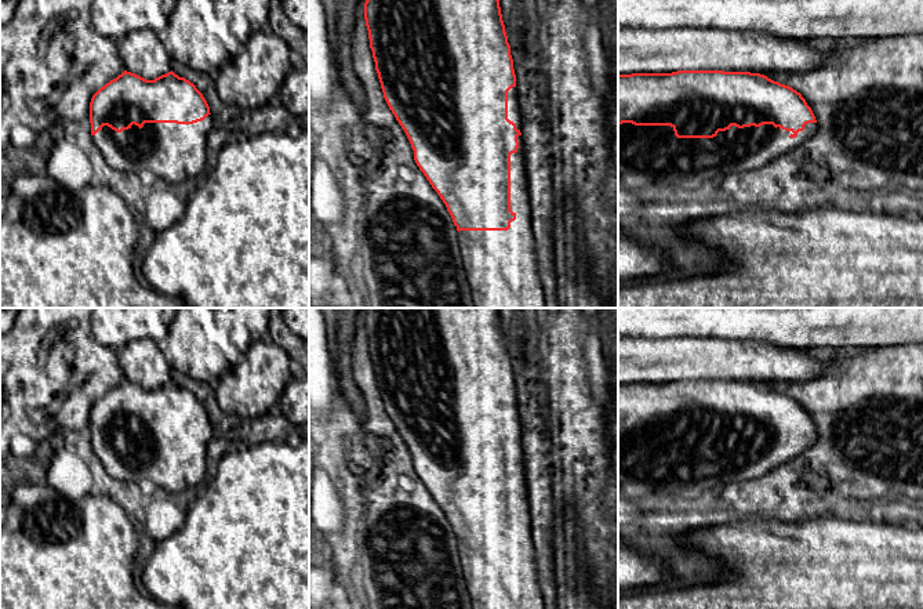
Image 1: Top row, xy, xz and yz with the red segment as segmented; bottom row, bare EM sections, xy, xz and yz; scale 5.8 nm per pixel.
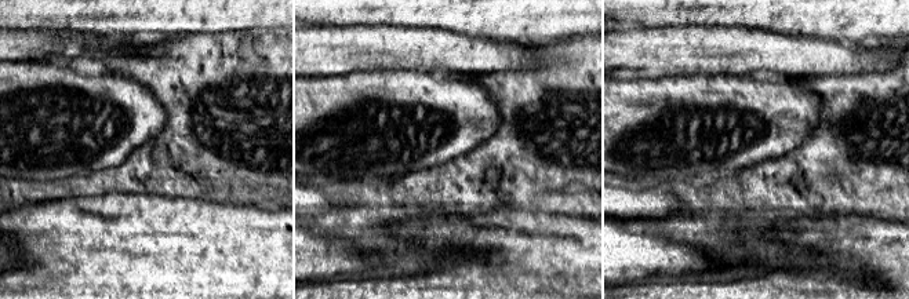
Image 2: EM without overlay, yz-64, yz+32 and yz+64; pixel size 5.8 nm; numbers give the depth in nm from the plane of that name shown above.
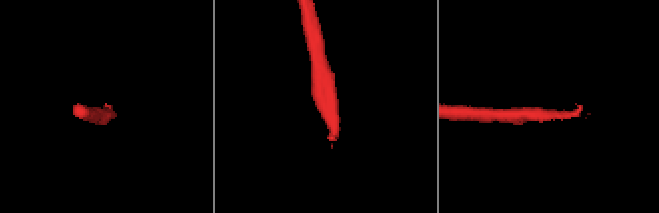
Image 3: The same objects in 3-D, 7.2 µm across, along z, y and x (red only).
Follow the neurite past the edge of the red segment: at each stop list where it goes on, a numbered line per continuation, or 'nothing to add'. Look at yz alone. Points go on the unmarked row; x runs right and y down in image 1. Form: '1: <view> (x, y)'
1: yz (654, 461)

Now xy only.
1: xy (174, 461)

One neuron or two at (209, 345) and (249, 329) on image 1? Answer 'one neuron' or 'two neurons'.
one neuron

